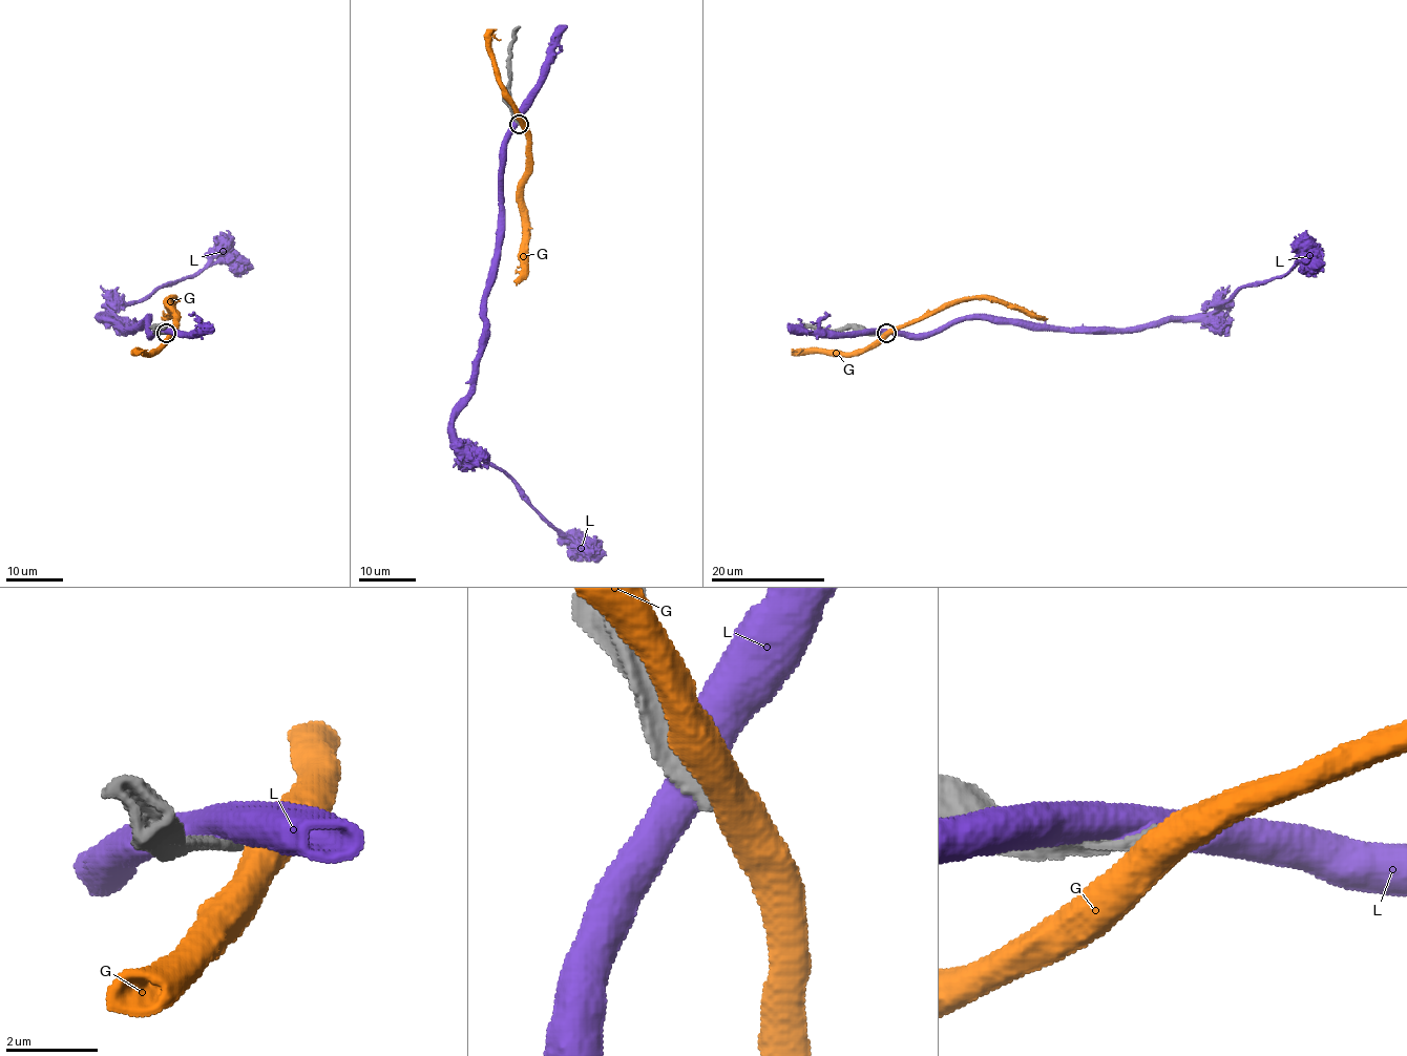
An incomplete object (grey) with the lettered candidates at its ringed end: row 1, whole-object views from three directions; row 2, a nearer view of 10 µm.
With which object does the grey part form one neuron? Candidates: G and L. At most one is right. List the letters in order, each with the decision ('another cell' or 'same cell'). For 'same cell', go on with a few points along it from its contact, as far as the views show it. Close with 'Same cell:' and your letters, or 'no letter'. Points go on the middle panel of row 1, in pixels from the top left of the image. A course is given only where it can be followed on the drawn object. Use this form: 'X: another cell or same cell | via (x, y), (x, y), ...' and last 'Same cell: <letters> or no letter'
G: another cell
L: another cell
Same cell: no letter

